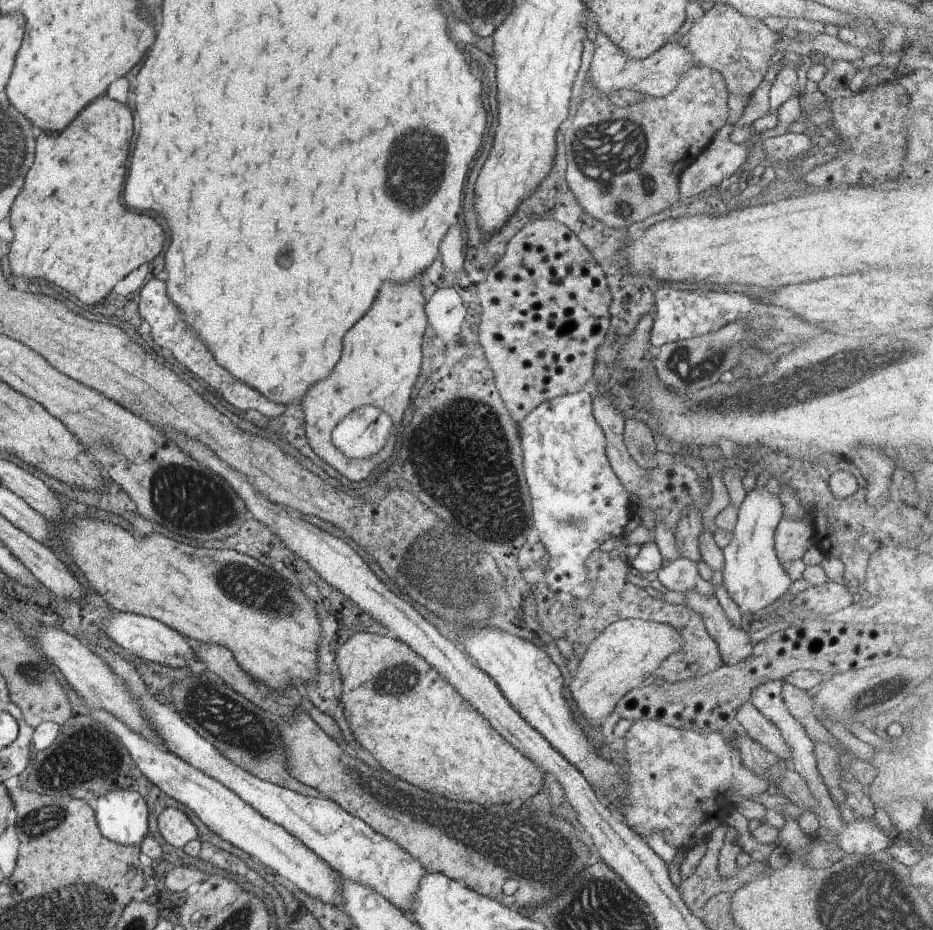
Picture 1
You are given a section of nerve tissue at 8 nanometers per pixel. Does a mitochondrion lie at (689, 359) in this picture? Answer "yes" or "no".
yes

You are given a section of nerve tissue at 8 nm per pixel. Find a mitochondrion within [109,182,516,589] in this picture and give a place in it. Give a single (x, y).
(188, 501)

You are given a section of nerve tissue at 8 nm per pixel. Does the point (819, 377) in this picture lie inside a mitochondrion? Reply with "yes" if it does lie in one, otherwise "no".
yes

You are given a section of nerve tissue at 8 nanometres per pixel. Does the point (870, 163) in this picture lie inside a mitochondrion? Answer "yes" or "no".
yes

